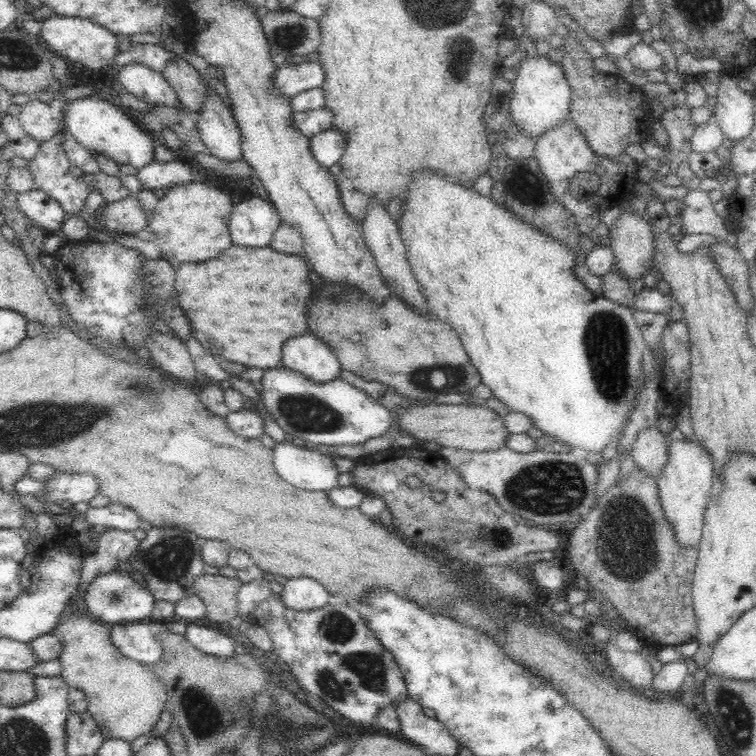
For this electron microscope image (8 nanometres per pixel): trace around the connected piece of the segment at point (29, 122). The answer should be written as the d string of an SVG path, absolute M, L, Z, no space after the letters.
M32 97L22 107L17 119L26 134L41 143L47 141L59 129L60 120L54 118L52 110L49 102L41 102Z

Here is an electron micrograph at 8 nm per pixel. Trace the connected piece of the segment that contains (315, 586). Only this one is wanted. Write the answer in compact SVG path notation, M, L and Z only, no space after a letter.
M301 576L287 580L280 592L280 599L288 608L312 610L327 605L329 595L320 582Z

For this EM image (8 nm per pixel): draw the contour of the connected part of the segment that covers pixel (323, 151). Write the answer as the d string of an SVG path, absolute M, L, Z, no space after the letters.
M326 129L310 137L310 151L320 165L330 167L342 158L346 150L346 133L338 129Z

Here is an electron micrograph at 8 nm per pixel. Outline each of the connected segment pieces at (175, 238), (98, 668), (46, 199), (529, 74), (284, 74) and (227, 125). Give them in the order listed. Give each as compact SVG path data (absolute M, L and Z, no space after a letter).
M188 182L160 193L158 206L145 229L151 232L151 240L160 248L166 261L205 262L233 246L229 231L232 209L232 200L226 192L202 182Z
M69 610L62 616L60 616L60 622L54 626L54 629L51 631L54 633L60 632L62 643L64 643L64 648L62 648L62 654L58 656L58 660L61 663L61 673L59 674L69 687L76 687L84 691L86 700L87 700L87 711L93 716L93 719L98 724L98 727L101 730L101 734L104 736L104 739L120 739L126 740L127 742L132 742L140 736L151 733L151 730L157 726L157 722L160 718L160 714L165 710L165 702L167 699L166 687L164 687L164 682L160 680L160 677L150 670L150 666L136 662L135 660L130 660L126 658L120 651L113 645L111 641L111 627L106 623L94 622L90 618L75 616Z
M40 189L18 195L18 209L46 231L60 232L68 214L56 199Z
M536 54L523 57L516 64L516 77L511 82L513 93L510 103L512 122L524 133L536 139L544 131L559 125L569 118L571 90L561 63L552 62L549 57Z
M319 61L283 64L274 72L274 93L292 98L295 94L318 88L324 82L324 67Z
M209 83L206 85L207 97L201 109L193 114L199 137L206 145L204 153L224 161L239 161L242 159L242 151L237 122L220 94Z

